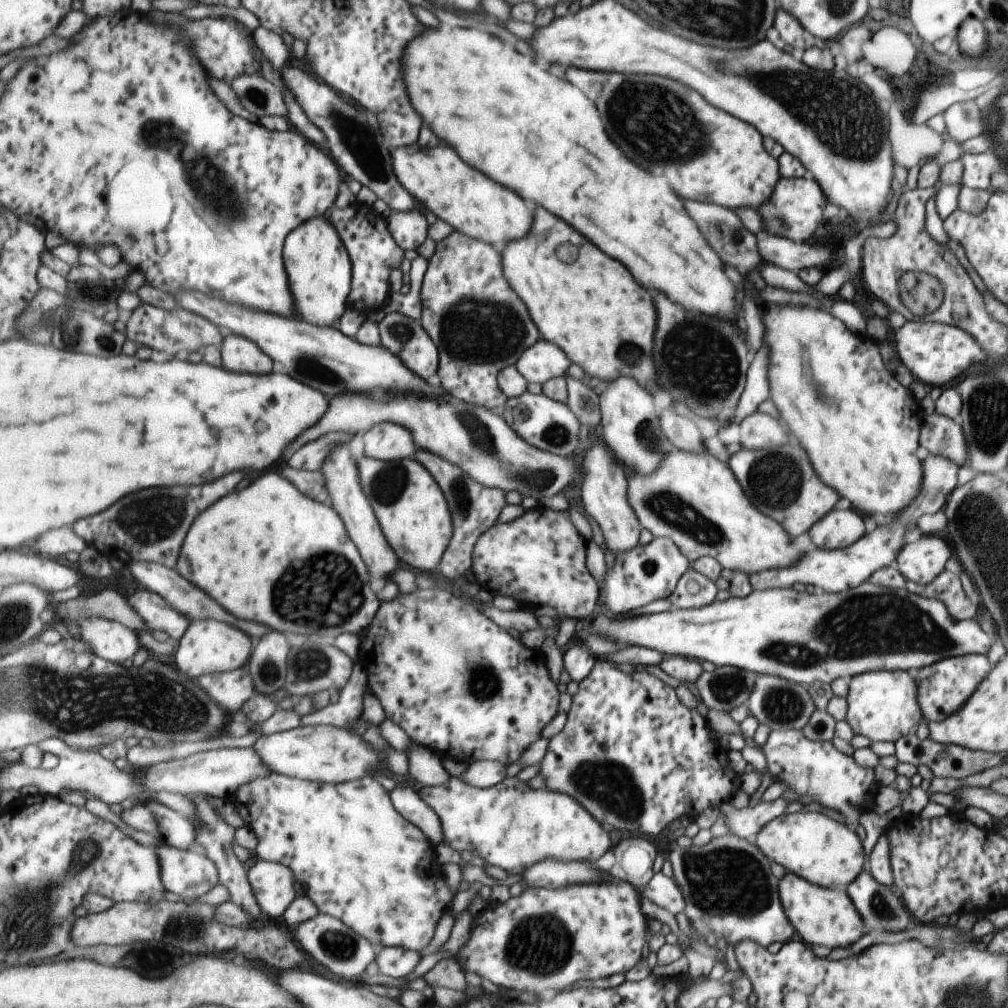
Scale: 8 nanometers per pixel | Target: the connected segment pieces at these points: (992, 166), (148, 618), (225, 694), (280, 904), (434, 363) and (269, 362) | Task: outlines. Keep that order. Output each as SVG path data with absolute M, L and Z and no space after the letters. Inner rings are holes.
M991 152L983 154L962 154L959 160L963 163L961 184L973 189L985 190L989 185L989 176L1001 170L1001 160Z
M149 589L135 591L128 596L129 604L153 631L170 634L171 640L179 642L191 621L175 610L166 600Z
M247 666L224 673L206 674L197 681L214 701L233 713L241 711L256 694L254 680Z
M259 859L249 868L248 879L268 919L284 916L300 893L293 869L279 861Z
M386 313L378 323L382 344L397 353L413 372L429 380L440 369L440 352L421 320L401 313Z
M225 332L221 360L233 372L269 374L275 368L273 359L256 342L231 332Z

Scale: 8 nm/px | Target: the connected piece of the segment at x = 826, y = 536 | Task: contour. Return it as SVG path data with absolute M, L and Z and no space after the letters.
M832 509L811 528L809 538L814 547L840 549L857 542L865 528L857 514L851 510Z

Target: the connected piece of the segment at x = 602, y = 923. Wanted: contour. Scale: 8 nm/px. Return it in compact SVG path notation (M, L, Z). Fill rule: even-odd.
M605 875L602 881L599 881L599 884L579 883L558 889L545 887L525 888L518 897L510 898L504 903L492 904L475 917L472 922L470 938L459 950L455 958L459 960L465 971L474 972L478 976L491 980L496 986L503 986L503 988L509 988L509 990L531 990L531 992L541 994L545 990L565 990L565 988L569 988L569 986L573 986L577 982L583 982L587 978L608 978L611 974L624 974L631 966L635 966L637 960L641 958L643 944L645 944L645 918L643 918L643 914L639 910L635 890L627 881L619 880L613 875Z

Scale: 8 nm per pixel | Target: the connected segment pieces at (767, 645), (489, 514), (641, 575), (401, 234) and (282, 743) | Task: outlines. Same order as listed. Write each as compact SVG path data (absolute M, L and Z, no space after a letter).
M868 580L845 592L809 593L791 587L772 588L751 591L743 598L728 597L723 602L698 609L671 609L623 620L610 620L602 614L595 614L590 620L597 632L601 631L621 647L637 645L656 650L667 657L677 655L701 662L707 660L716 665L727 664L804 686L817 681L829 684L835 678L847 676L851 679L852 676L871 671L914 672L944 658L986 655L991 646L989 636L979 628L977 618L956 620L940 600L910 593L905 588L880 587Z
M417 450L416 458L422 465L425 465L436 481L441 485L452 512L454 533L448 550L440 561L438 568L439 575L443 579L456 582L465 577L465 572L473 566L473 555L477 542L492 527L495 527L499 514L508 504L507 492L499 487L488 487L475 480L465 469L457 466L453 461L445 457L433 454L427 450Z
M653 537L643 546L616 554L611 570L606 570L603 603L617 615L633 612L653 600L667 598L675 590L683 572L690 568L690 562L687 562L685 557L670 538L663 537Z
M417 208L410 211L392 211L388 227L397 244L403 250L417 250L427 240L429 223L423 211Z
M333 725L303 726L261 737L253 748L262 756L272 772L303 780L322 783L344 783L388 775L386 760L381 749L365 740L362 735Z

